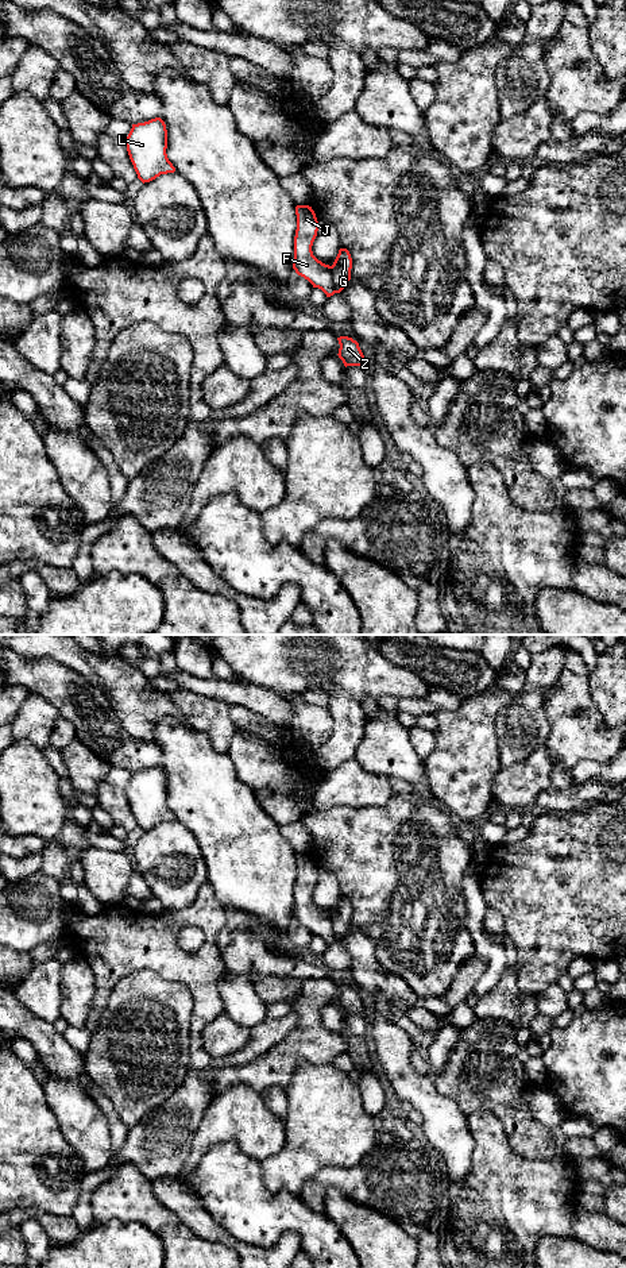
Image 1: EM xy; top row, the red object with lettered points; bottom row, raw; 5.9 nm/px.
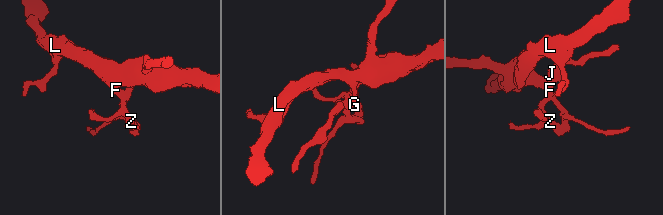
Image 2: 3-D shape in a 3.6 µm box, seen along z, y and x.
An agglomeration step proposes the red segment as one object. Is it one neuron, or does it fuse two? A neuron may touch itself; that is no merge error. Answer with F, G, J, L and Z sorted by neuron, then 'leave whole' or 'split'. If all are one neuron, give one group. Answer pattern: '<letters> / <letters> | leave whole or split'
F J Z / G L | split

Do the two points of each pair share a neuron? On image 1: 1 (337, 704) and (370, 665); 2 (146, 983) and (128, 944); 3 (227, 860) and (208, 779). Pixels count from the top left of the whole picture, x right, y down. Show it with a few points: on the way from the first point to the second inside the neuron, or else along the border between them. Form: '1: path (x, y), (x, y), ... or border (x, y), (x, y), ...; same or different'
1: border (328, 688), (340, 686), (359, 702); different
2: border (170, 979), (136, 970), (114, 986); different
3: path (213, 841), (213, 802), (211, 800); same

